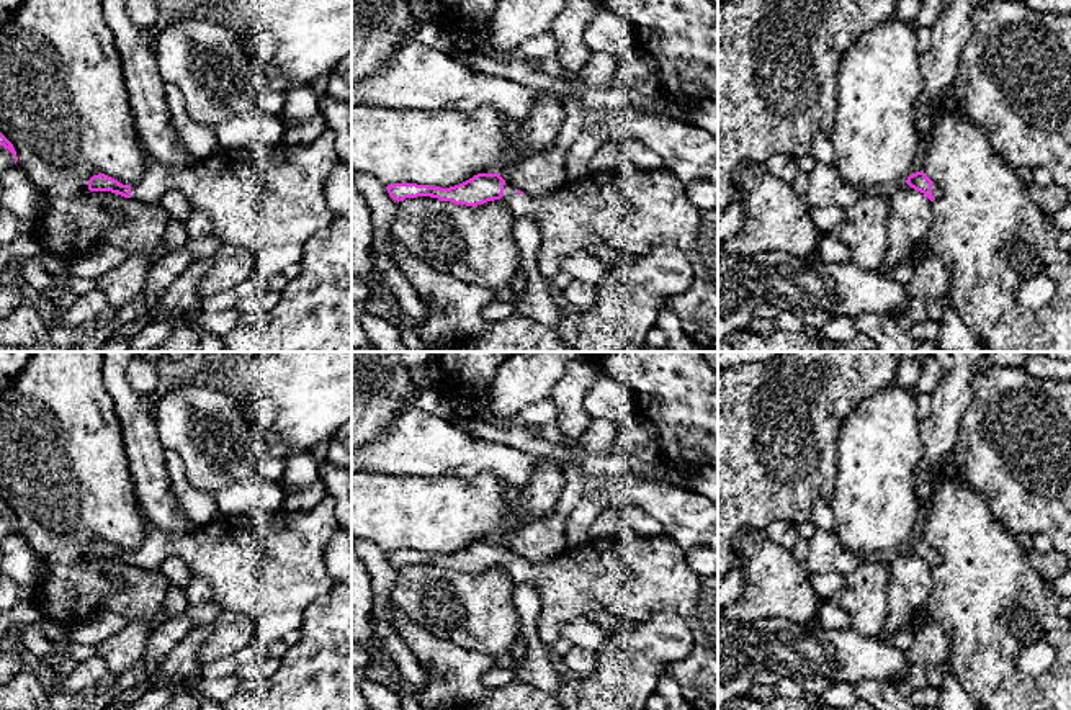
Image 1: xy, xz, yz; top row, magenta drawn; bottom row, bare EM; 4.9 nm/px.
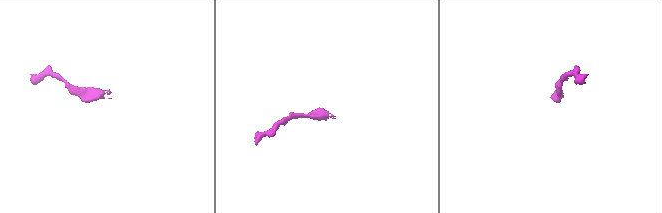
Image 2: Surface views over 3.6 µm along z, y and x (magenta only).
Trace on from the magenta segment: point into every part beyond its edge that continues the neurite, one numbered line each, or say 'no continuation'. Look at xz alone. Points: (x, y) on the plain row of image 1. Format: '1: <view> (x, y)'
1: xz (630, 576)

